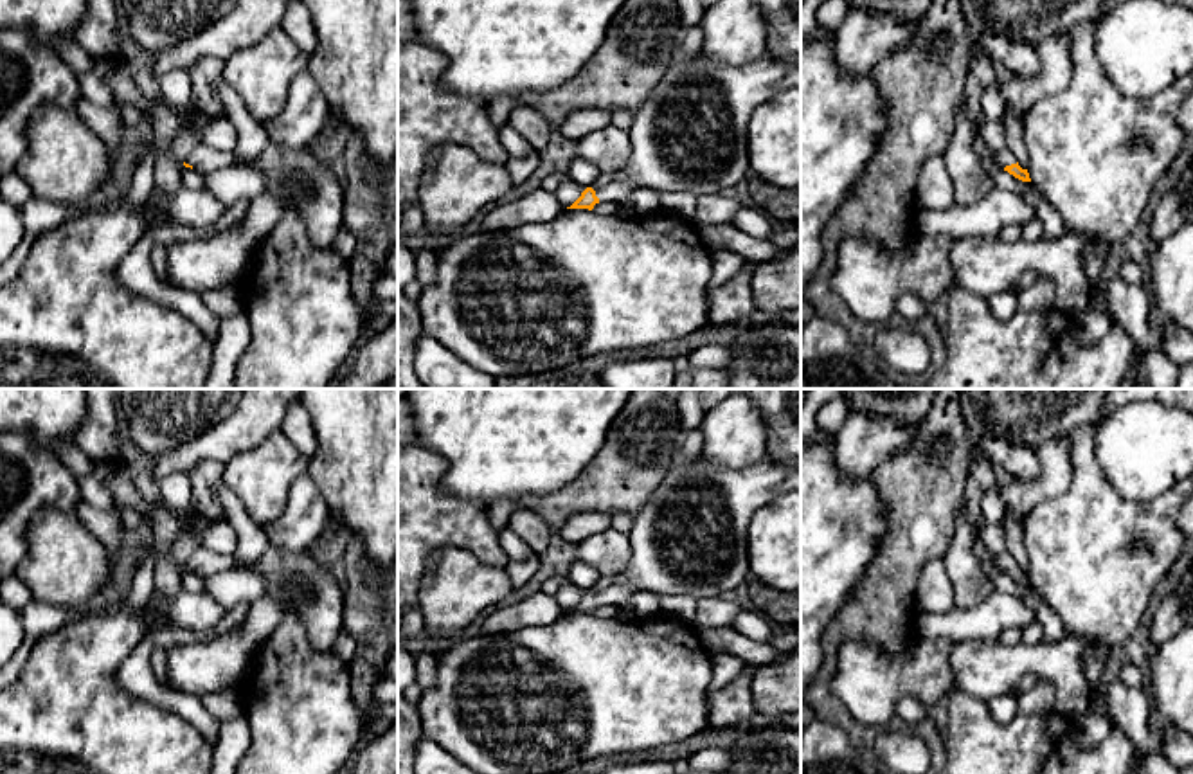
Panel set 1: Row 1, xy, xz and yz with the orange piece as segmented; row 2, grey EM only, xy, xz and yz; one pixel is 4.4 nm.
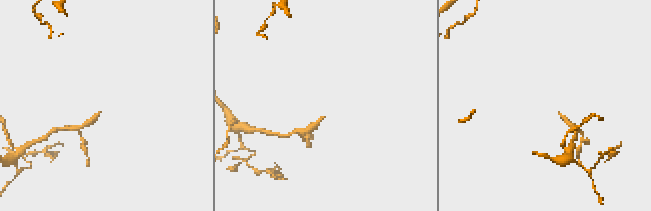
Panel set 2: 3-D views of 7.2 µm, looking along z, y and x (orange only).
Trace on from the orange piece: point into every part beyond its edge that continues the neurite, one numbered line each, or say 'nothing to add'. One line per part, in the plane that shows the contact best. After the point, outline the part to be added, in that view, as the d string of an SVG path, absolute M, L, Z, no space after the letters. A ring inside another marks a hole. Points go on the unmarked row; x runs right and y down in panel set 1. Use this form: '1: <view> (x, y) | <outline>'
1: xz (690, 539) | M704 455L696 461L678 457L633 517L628 535L632 558L626 572L601 576L592 589L599 607L623 605L635 590L691 596L698 601L745 587L750 580L749 522L759 508L788 491L801 491L801 468L770 457L747 468L725 468Z

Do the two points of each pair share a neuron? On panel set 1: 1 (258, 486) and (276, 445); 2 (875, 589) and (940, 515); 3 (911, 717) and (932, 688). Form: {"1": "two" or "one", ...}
{"1": "one", "2": "one", "3": "two"}

